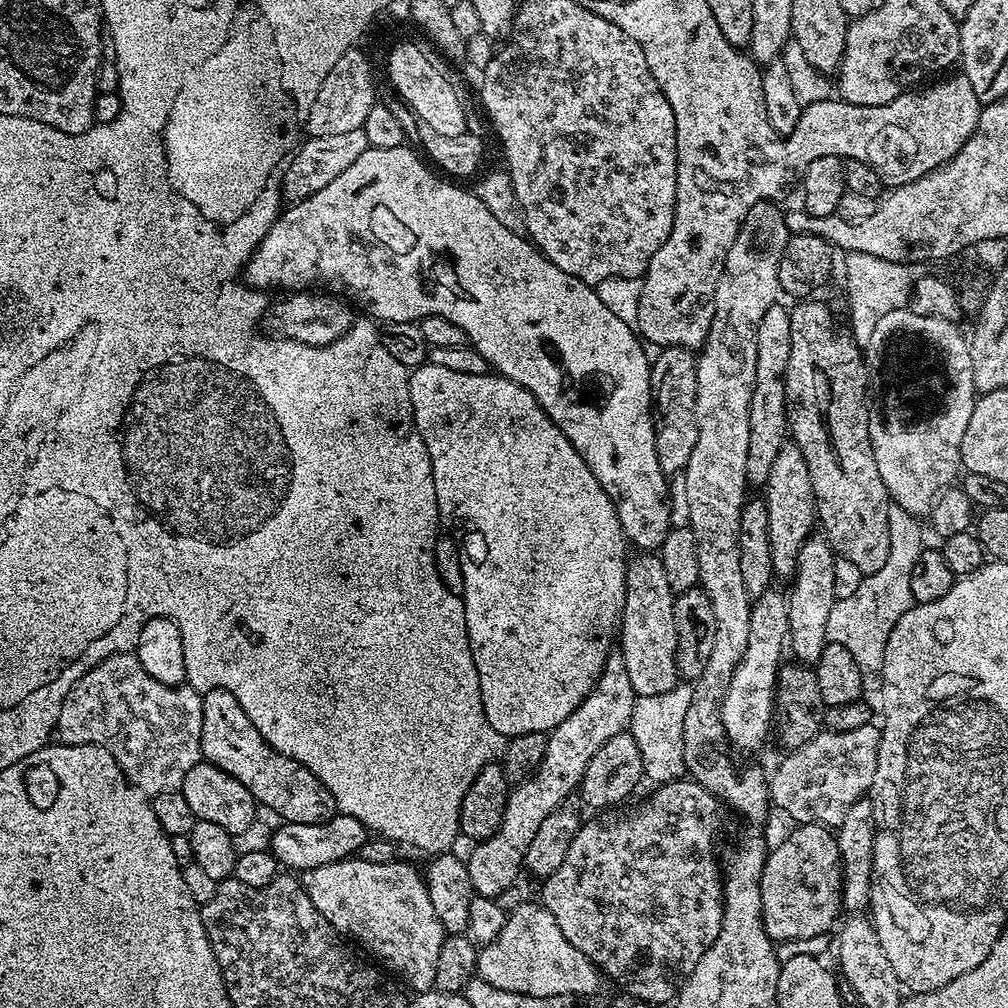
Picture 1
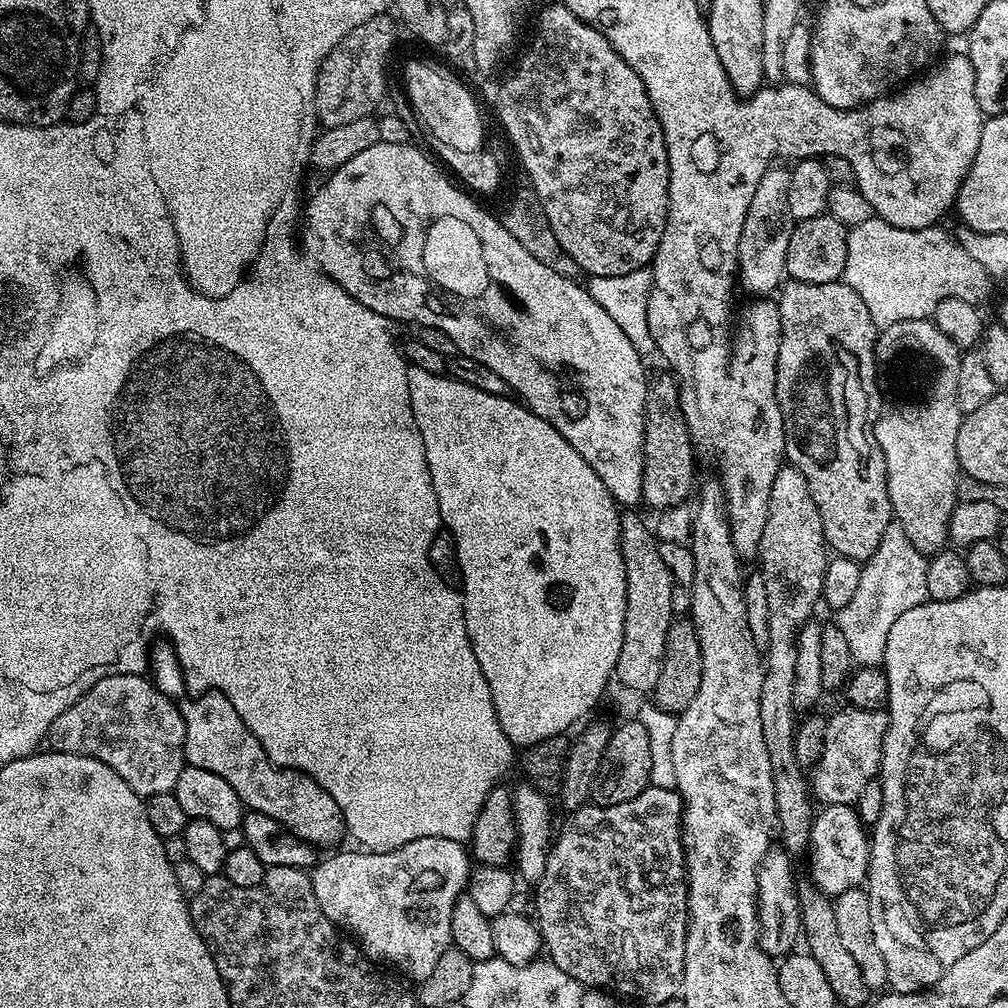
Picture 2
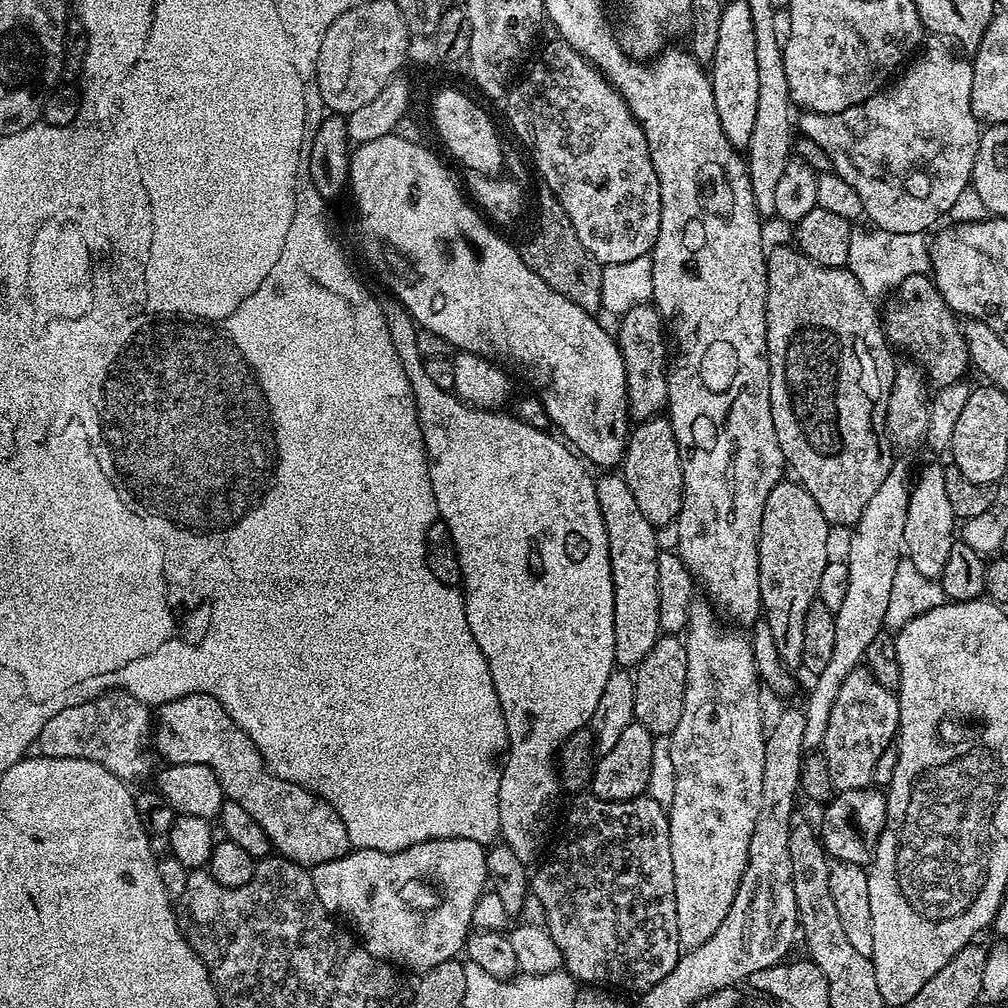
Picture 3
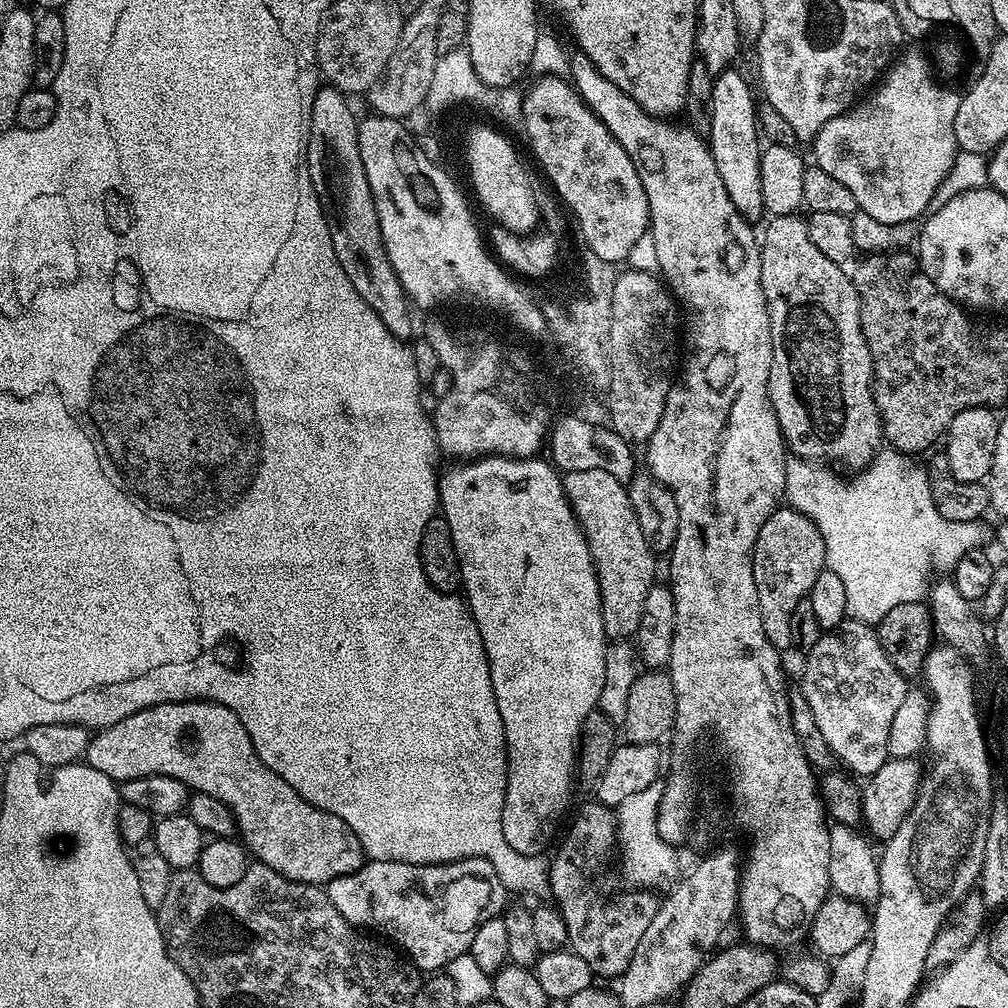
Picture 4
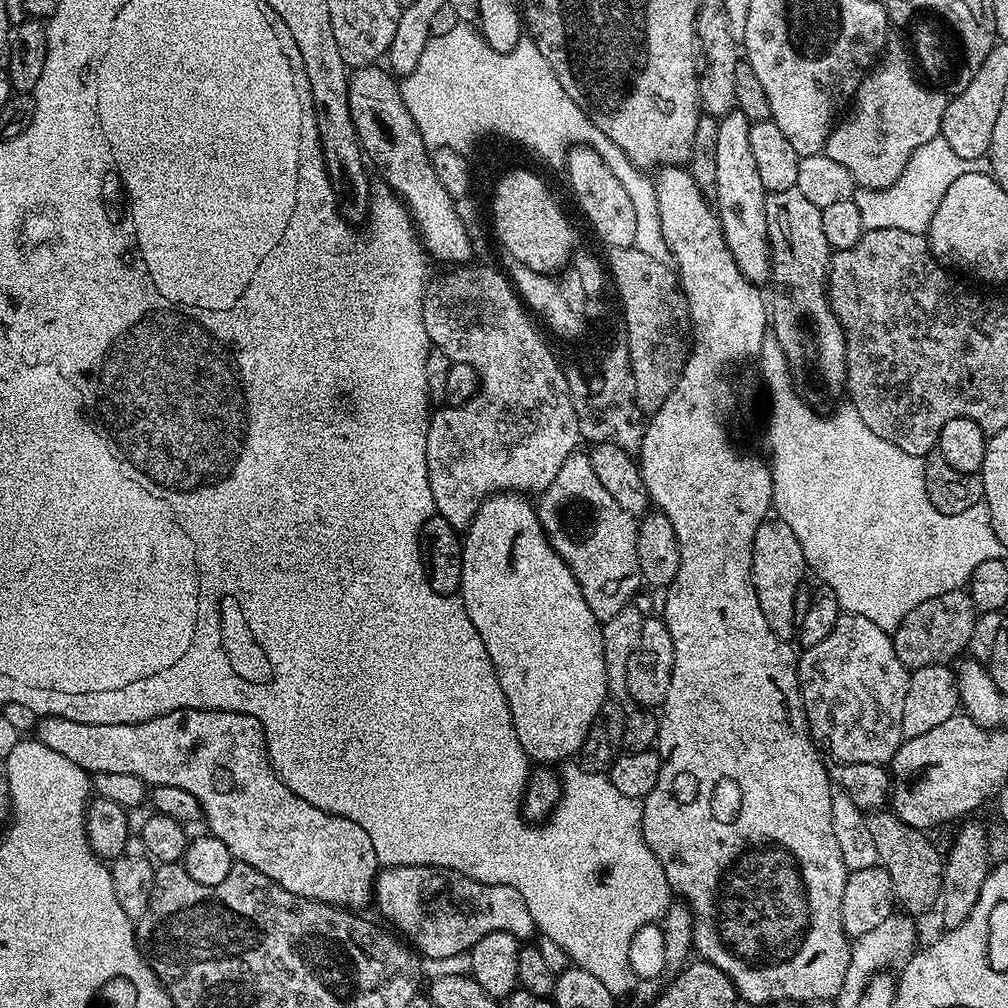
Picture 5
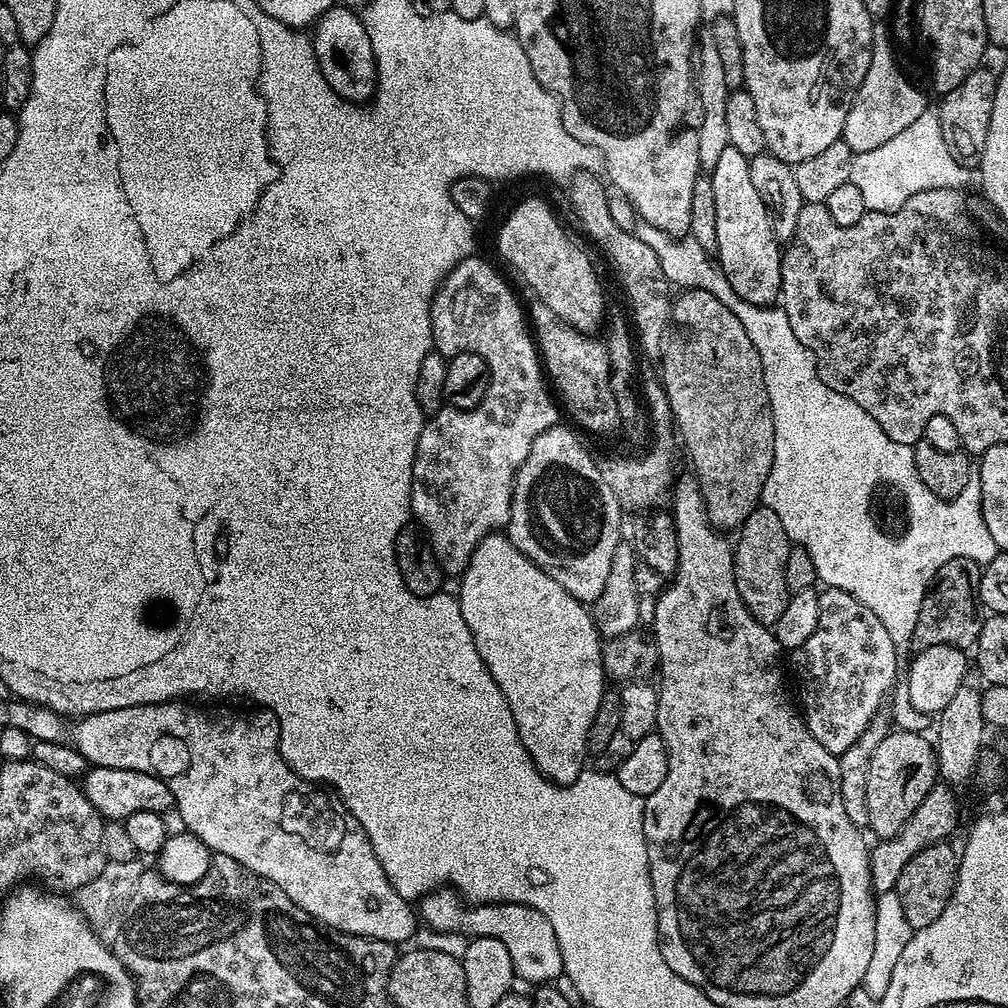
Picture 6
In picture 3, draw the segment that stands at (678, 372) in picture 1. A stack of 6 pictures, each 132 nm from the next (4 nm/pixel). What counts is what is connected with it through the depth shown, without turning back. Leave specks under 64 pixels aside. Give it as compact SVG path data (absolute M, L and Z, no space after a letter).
M657 414L649 420L639 421L629 431L624 445L622 475L626 486L630 486L630 494L634 494L634 502L638 502L638 510L646 514L653 526L675 521L684 497L684 471L680 465L680 447L676 445L671 419Z

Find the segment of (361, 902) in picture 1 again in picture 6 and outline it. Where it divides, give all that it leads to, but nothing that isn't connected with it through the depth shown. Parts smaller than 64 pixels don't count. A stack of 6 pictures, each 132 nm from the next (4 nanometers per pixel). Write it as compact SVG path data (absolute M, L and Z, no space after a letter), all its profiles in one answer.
M441 886L418 900L418 916L432 928L440 932L460 931L464 938L489 936L498 938L506 950L510 950L510 962L517 977L531 986L547 985L564 975L562 954L558 950L558 938L554 926L538 910L525 904L505 904L503 902L480 902L475 906L460 908L462 900L451 887Z

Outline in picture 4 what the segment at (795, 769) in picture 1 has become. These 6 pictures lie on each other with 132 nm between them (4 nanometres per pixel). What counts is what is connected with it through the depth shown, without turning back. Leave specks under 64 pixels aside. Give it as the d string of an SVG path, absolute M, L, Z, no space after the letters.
M845 618L838 627L825 631L803 658L804 673L800 676L798 690L806 702L810 702L814 726L822 738L826 738L826 746L830 746L837 761L841 765L845 764L843 767L849 773L860 778L873 776L890 758L886 750L886 741L890 739L890 722L894 722L898 705L902 703L902 698L906 698L909 681L896 669L894 662L886 658L879 631L873 625L863 624L861 620Z

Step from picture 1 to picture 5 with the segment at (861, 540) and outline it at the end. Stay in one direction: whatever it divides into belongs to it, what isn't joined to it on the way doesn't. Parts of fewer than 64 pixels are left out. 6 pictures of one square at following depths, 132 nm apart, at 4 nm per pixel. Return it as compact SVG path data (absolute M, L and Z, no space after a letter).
M796 187L767 193L764 205L772 255L771 331L787 352L789 361L797 362L805 356L830 387L839 389L845 378L845 338L838 318L828 305L826 281L830 249L826 234L822 234L821 209Z

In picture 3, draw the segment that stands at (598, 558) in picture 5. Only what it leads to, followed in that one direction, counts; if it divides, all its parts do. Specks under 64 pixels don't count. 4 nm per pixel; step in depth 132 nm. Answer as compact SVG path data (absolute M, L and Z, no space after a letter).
M604 474L596 480L598 510L602 510L602 522L606 526L606 538L610 546L610 570L614 578L614 658L624 670L635 669L646 654L654 650L654 642L660 637L658 622L658 558L656 528L638 510L630 486L623 475Z

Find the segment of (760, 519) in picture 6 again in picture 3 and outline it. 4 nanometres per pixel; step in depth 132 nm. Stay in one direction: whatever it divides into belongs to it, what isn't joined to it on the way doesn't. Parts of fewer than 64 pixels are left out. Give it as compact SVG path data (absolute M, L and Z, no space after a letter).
M785 478L770 490L758 542L760 607L778 645L778 658L793 670L801 667L807 611L817 601L818 582L830 559L828 531L828 519L818 510L818 502L795 479Z

